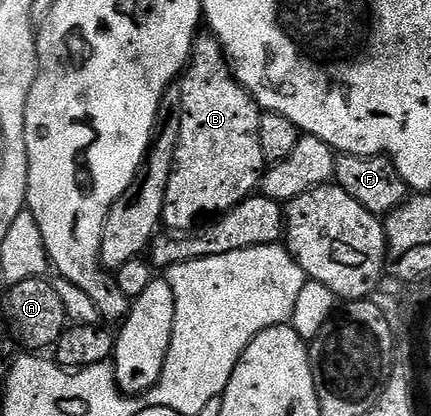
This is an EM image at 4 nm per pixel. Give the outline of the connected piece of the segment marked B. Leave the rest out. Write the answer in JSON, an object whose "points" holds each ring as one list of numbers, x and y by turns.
{"points":[[196,34,195,44,191,47,191,58,188,59,186,68,182,72,178,88,183,116,173,169,165,193,161,223,168,232,187,233,196,226,195,219,201,218,202,215,218,217,224,211,233,209,241,201,250,199,256,194,263,178,265,160,261,153,259,132,261,108,252,95,235,79,235,75,231,72,231,64,223,54,223,46,214,35]]}

